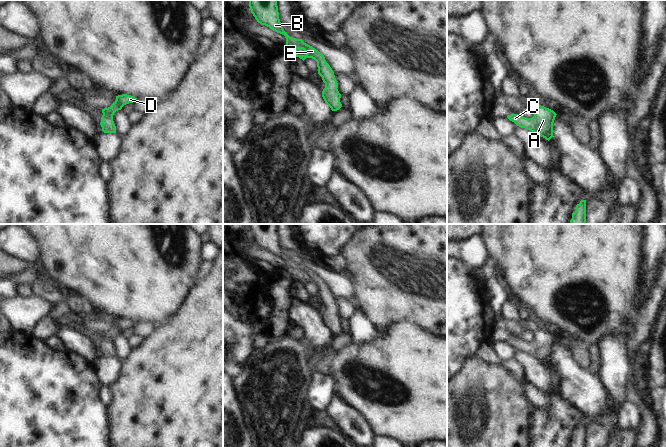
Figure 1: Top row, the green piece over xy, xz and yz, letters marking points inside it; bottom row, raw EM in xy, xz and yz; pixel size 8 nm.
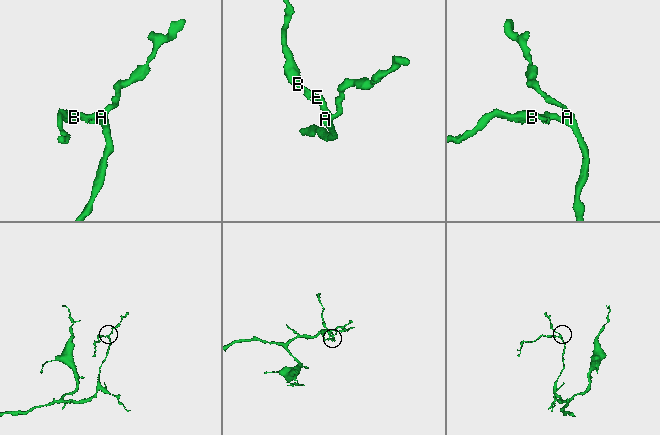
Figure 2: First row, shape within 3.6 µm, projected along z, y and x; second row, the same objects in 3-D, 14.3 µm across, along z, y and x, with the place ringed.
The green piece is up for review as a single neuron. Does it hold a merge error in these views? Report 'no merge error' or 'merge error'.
no merge error

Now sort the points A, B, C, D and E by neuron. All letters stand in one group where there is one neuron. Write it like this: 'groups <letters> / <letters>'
groups A B C D E

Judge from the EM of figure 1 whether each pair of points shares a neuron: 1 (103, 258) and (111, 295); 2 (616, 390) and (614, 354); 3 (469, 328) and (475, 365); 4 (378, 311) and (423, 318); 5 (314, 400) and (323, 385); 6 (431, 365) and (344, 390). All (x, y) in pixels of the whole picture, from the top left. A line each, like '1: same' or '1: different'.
1: same
2: same
3: different
4: same
5: same
6: same

